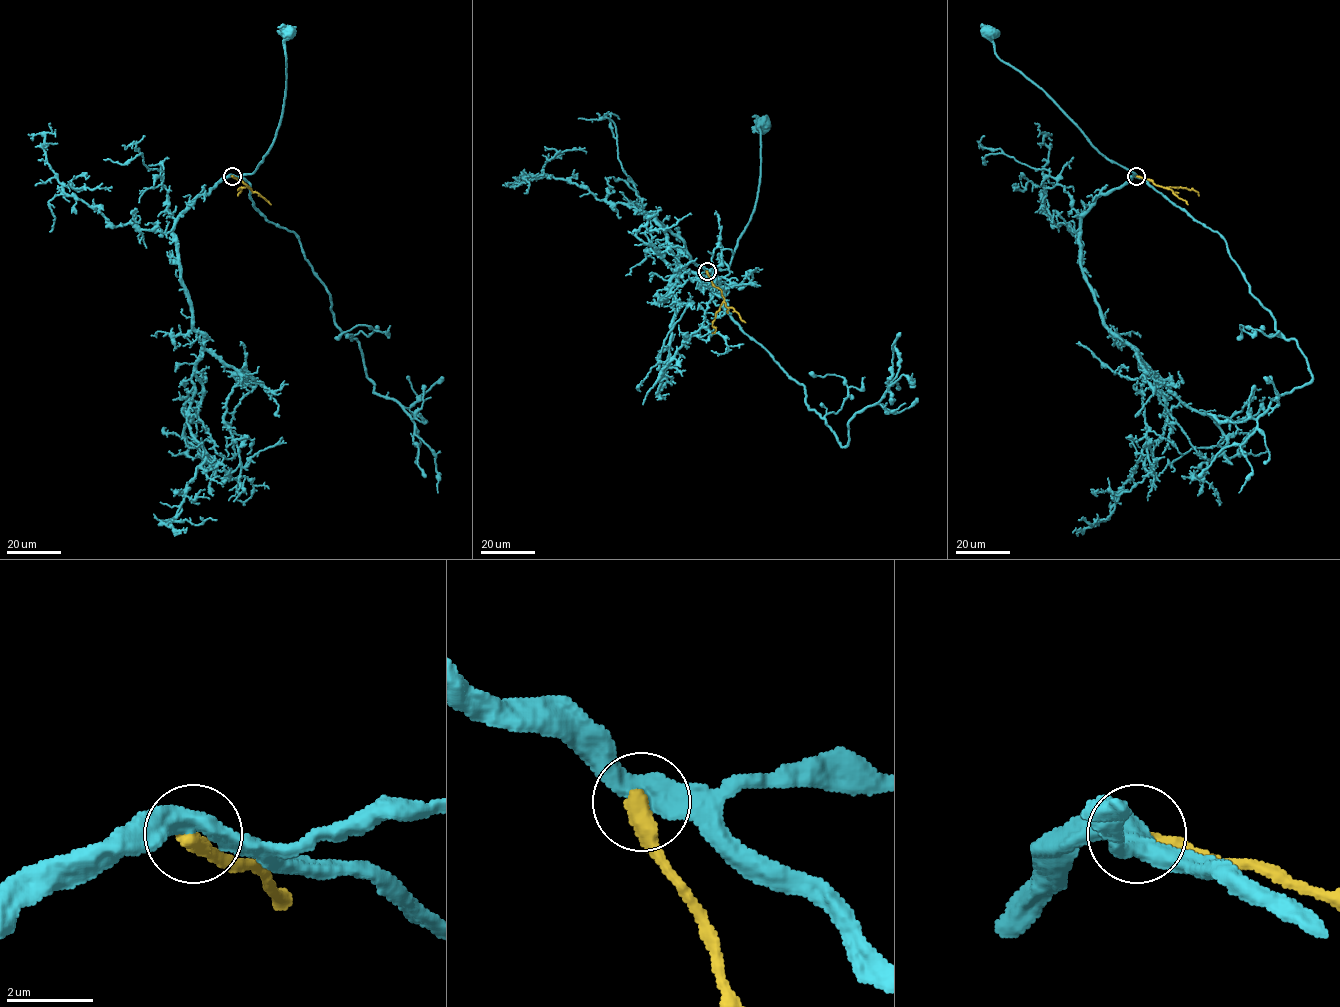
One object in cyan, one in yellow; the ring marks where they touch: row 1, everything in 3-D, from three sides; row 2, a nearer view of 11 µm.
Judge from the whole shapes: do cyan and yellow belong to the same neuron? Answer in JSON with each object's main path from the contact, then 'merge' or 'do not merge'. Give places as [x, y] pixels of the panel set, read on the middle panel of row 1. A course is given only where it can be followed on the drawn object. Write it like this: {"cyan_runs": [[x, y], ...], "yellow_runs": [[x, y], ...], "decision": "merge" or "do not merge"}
{"cyan_runs": [[707, 270], [725, 270], [729, 266], [737, 239], [751, 218], [760, 176], [758, 127], [764, 125]], "yellow_runs": [[707, 271], [724, 299], [712, 323], [716, 329], [712, 333]], "decision": "do not merge"}

